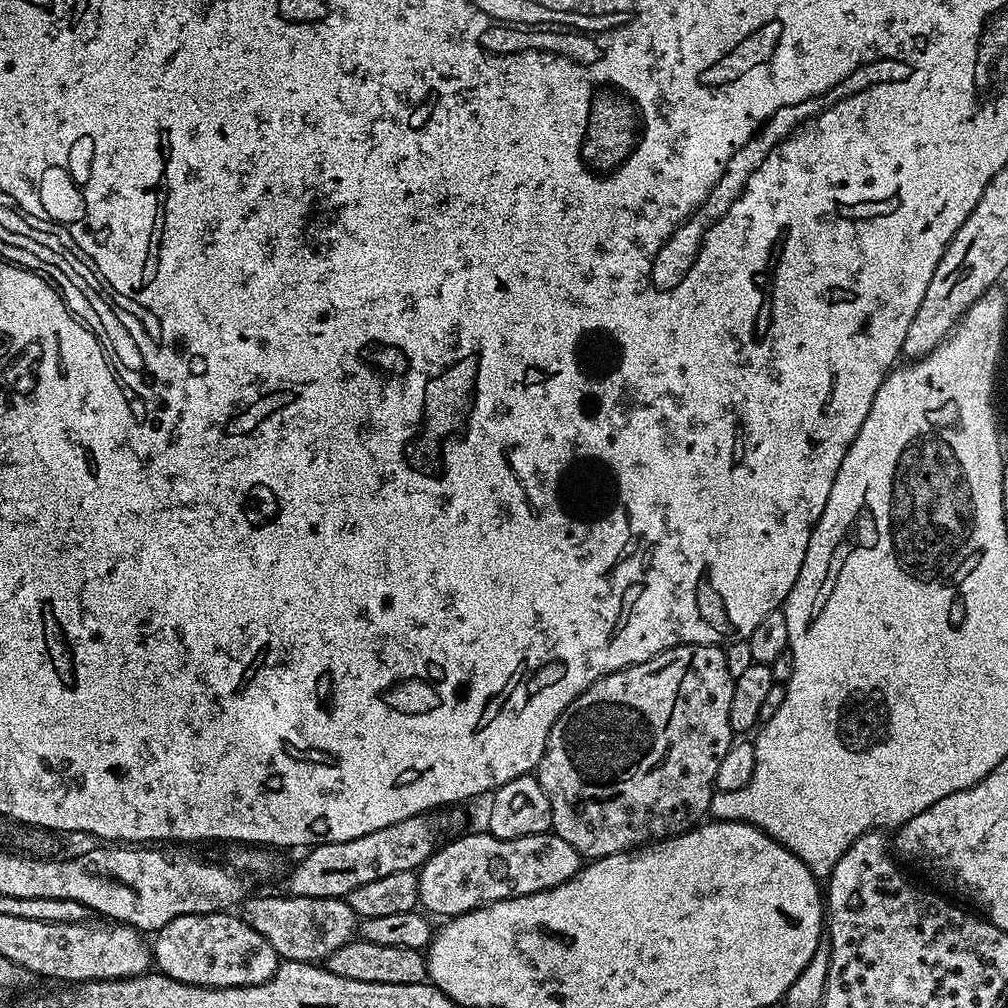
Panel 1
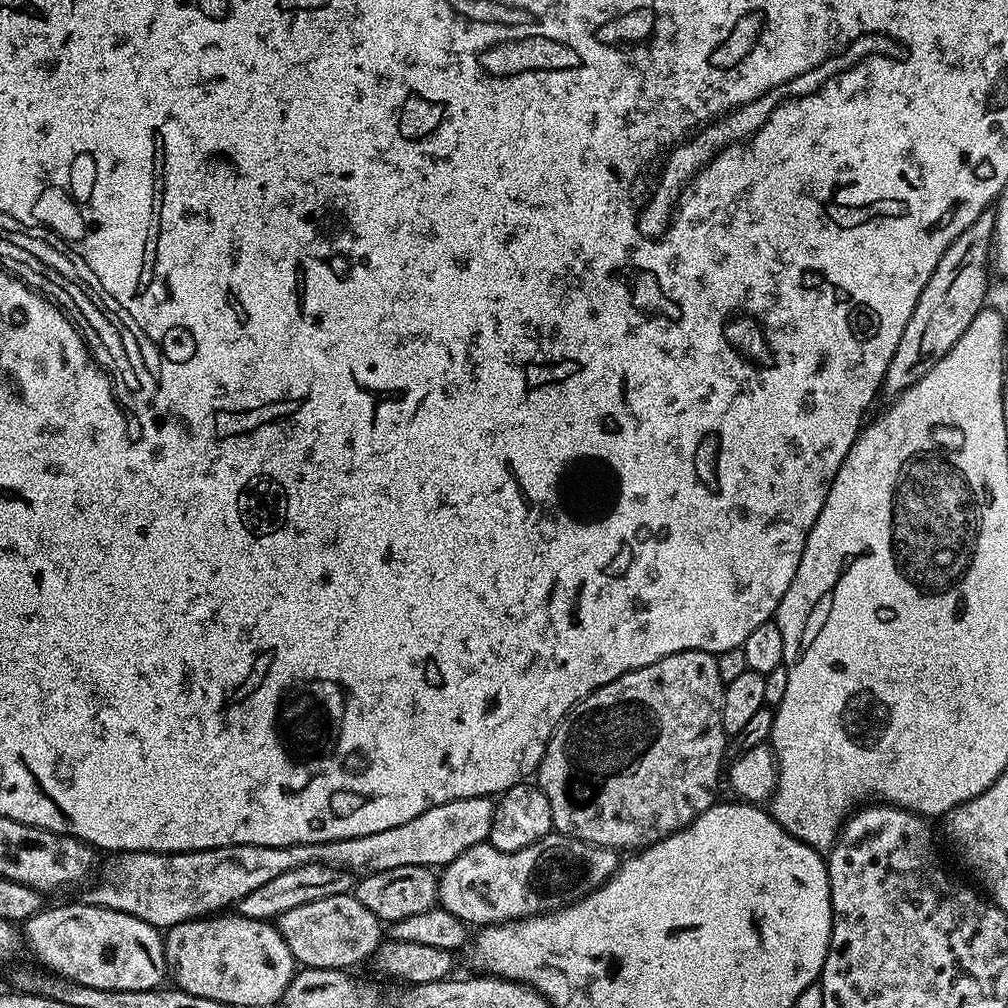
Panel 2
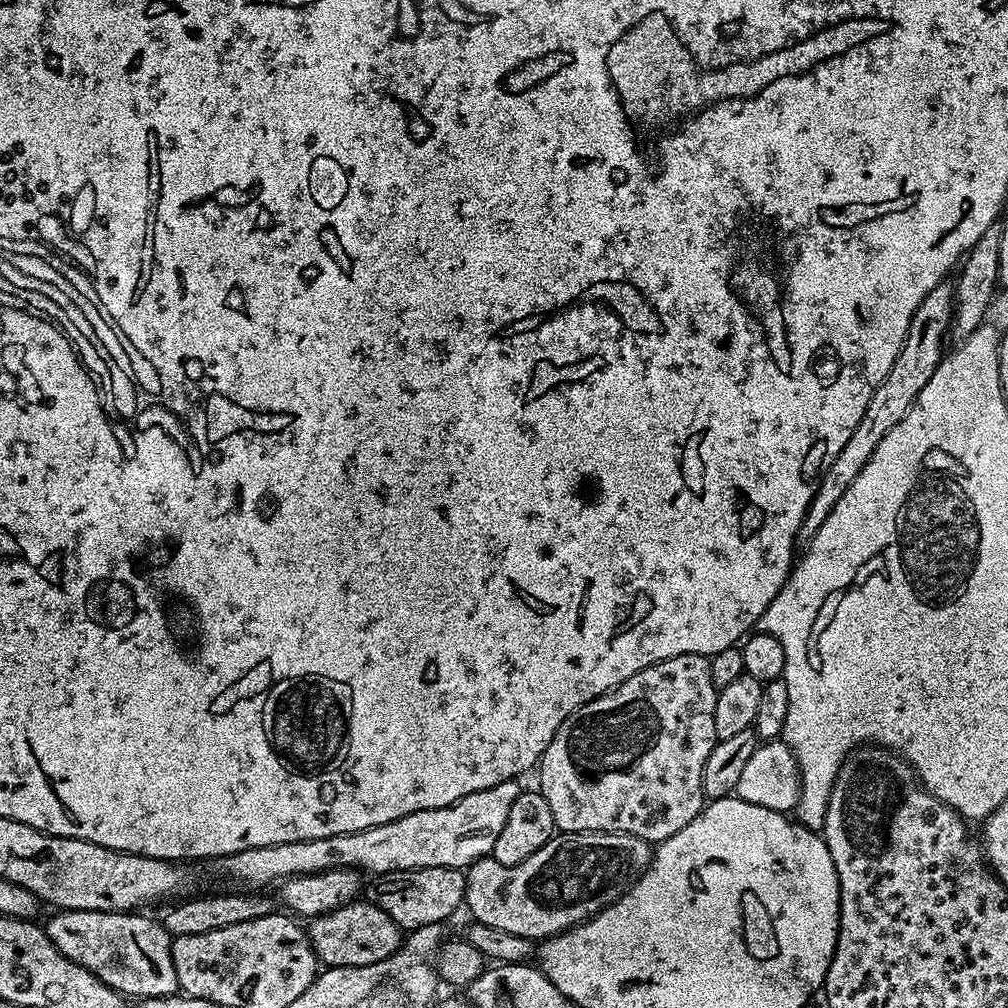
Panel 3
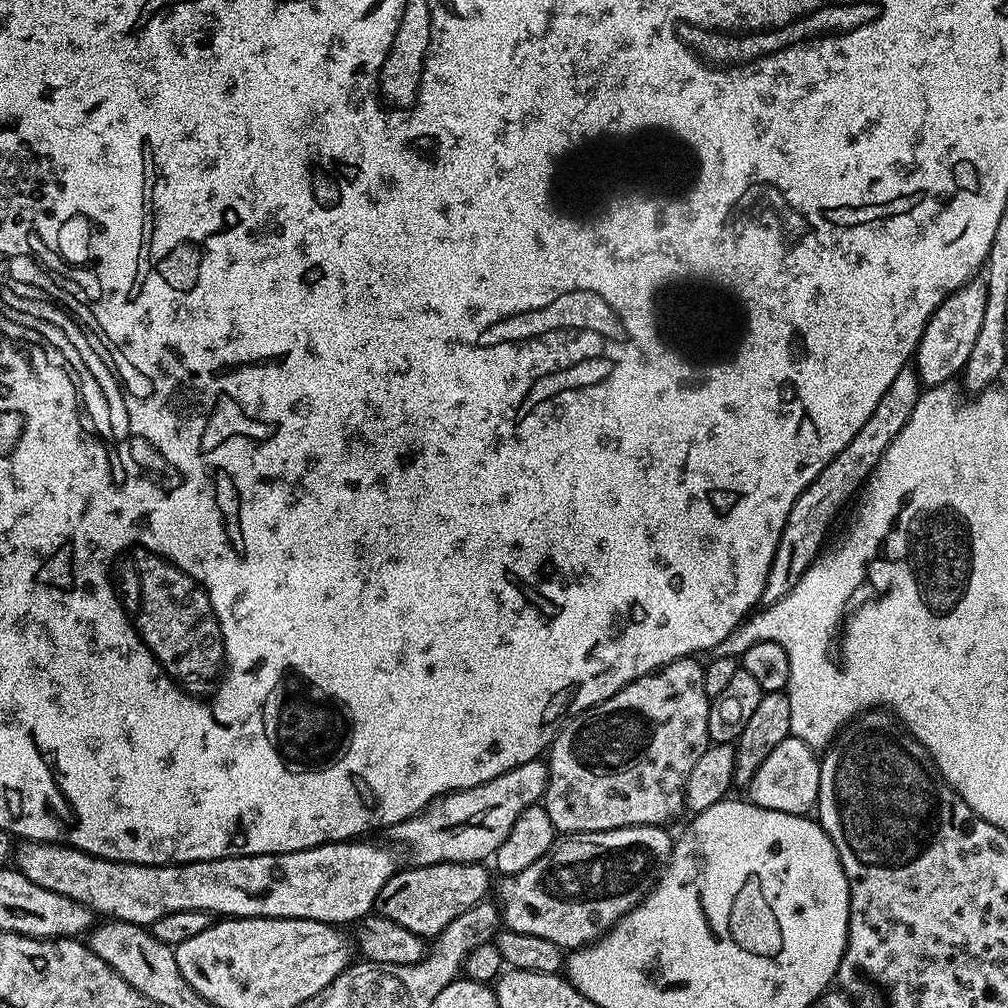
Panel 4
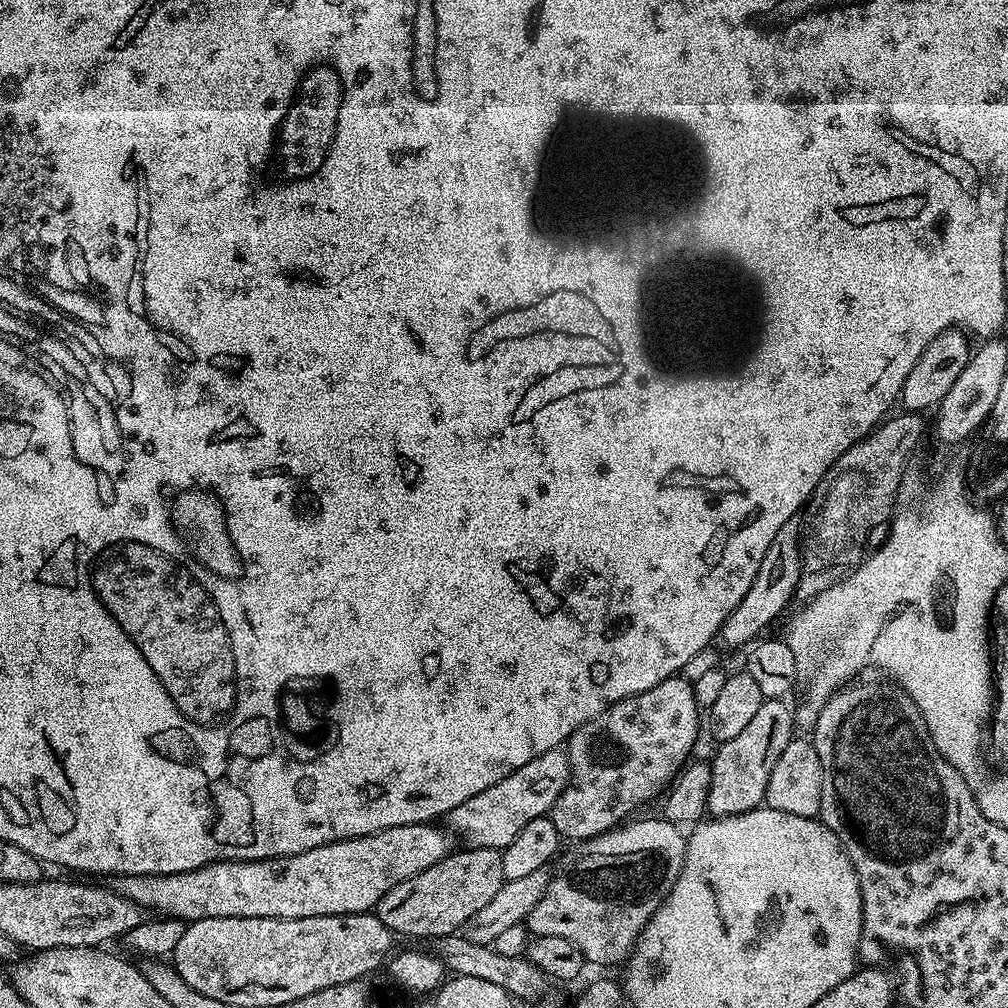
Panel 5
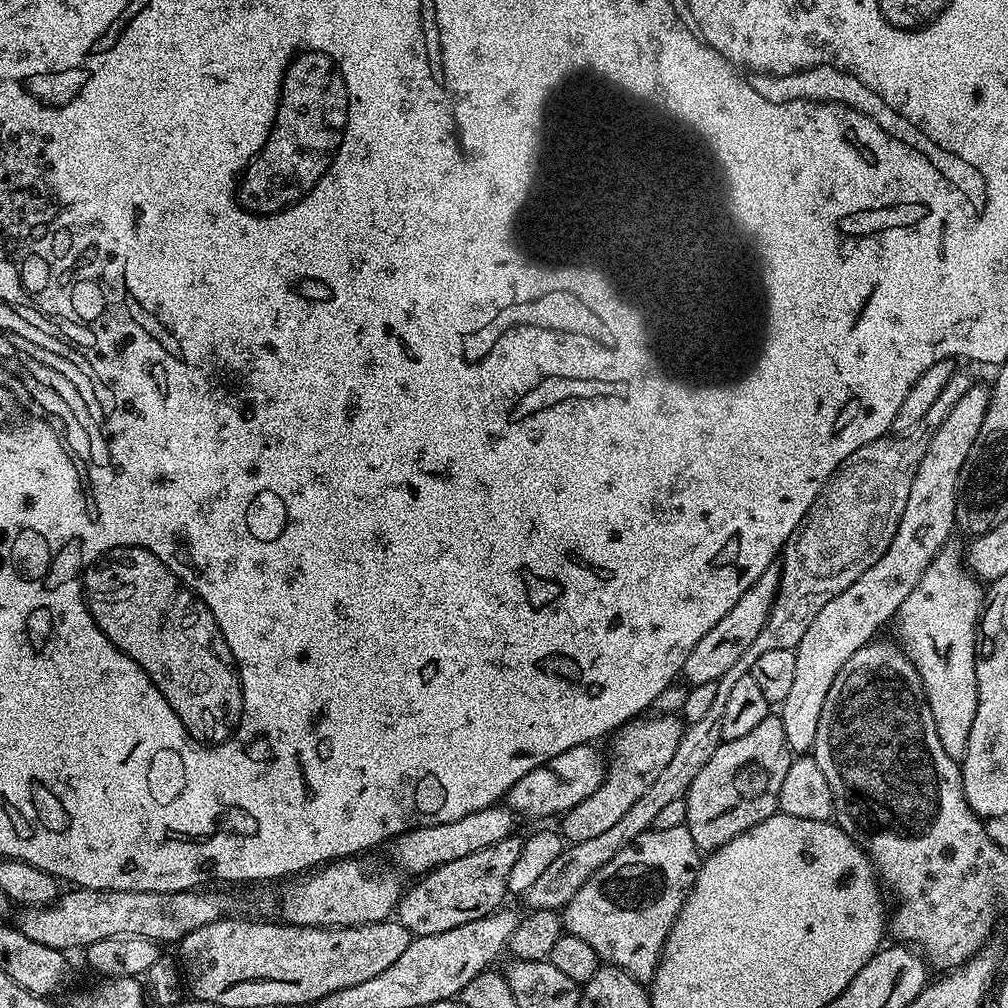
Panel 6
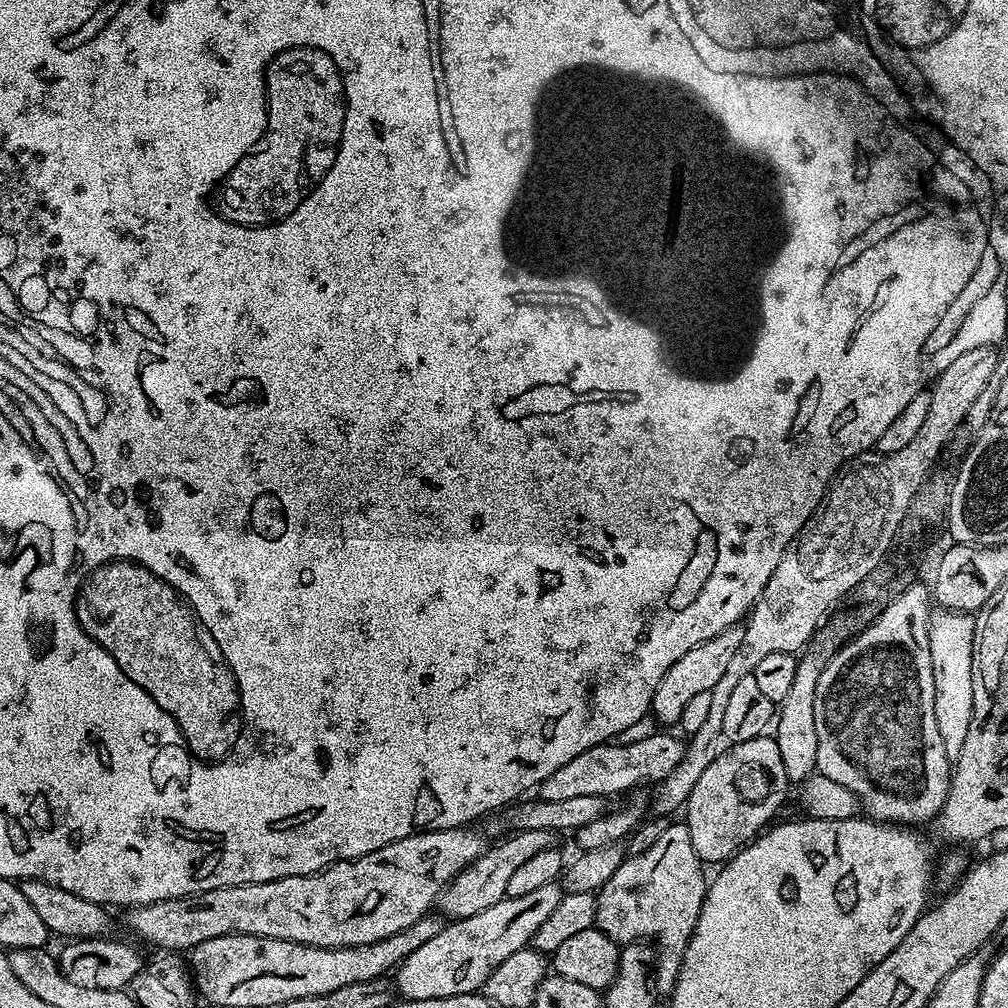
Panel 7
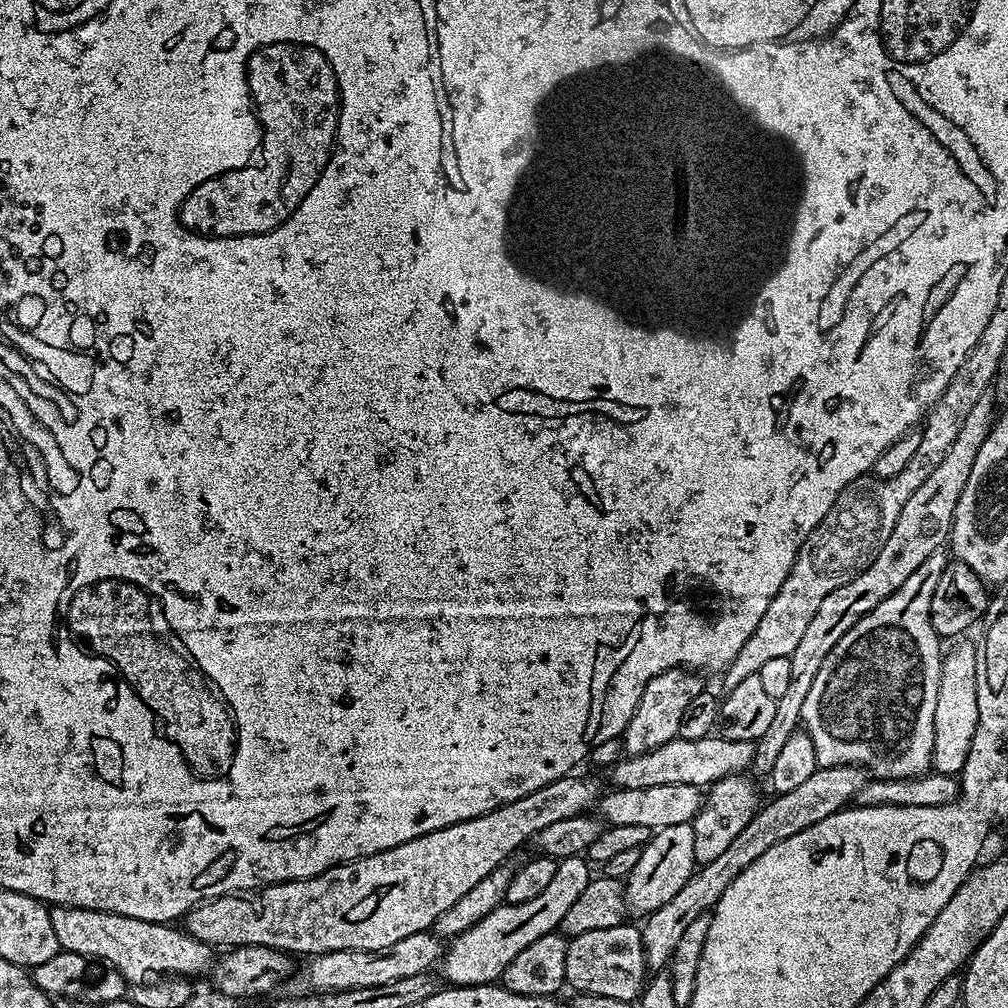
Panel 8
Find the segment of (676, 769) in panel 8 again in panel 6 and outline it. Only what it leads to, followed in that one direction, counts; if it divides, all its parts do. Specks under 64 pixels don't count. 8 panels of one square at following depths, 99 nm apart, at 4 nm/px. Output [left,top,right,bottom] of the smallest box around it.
[507,743,606,818]

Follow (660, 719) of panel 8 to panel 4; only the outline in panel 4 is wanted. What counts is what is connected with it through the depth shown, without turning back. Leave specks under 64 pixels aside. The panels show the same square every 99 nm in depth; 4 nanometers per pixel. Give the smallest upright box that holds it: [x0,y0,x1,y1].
[763,367,922,605]

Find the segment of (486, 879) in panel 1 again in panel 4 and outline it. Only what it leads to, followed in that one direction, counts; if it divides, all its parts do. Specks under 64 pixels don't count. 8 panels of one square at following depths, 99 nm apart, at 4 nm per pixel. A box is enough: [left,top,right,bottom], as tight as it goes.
[494,826,673,950]

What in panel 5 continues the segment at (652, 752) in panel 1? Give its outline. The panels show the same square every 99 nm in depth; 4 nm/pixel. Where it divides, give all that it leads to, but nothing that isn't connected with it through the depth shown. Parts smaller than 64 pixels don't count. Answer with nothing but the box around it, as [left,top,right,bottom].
[550,674,702,842]

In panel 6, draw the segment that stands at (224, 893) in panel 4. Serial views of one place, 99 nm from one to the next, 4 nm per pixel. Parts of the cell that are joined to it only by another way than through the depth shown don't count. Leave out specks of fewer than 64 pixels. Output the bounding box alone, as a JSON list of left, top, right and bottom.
[391,806,518,874]

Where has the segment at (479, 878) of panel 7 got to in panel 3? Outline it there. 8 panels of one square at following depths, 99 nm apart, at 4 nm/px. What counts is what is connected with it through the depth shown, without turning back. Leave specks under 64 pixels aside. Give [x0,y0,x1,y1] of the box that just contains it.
[374,868,465,930]

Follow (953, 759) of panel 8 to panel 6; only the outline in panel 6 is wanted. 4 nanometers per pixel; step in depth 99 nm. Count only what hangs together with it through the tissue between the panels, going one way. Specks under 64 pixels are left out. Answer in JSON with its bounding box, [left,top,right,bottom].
[894,550,986,761]

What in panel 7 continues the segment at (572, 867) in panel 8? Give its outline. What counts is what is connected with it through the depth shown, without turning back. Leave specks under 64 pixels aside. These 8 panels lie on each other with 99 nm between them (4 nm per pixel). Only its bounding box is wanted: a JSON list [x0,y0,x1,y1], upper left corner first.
[395,883,561,1000]

